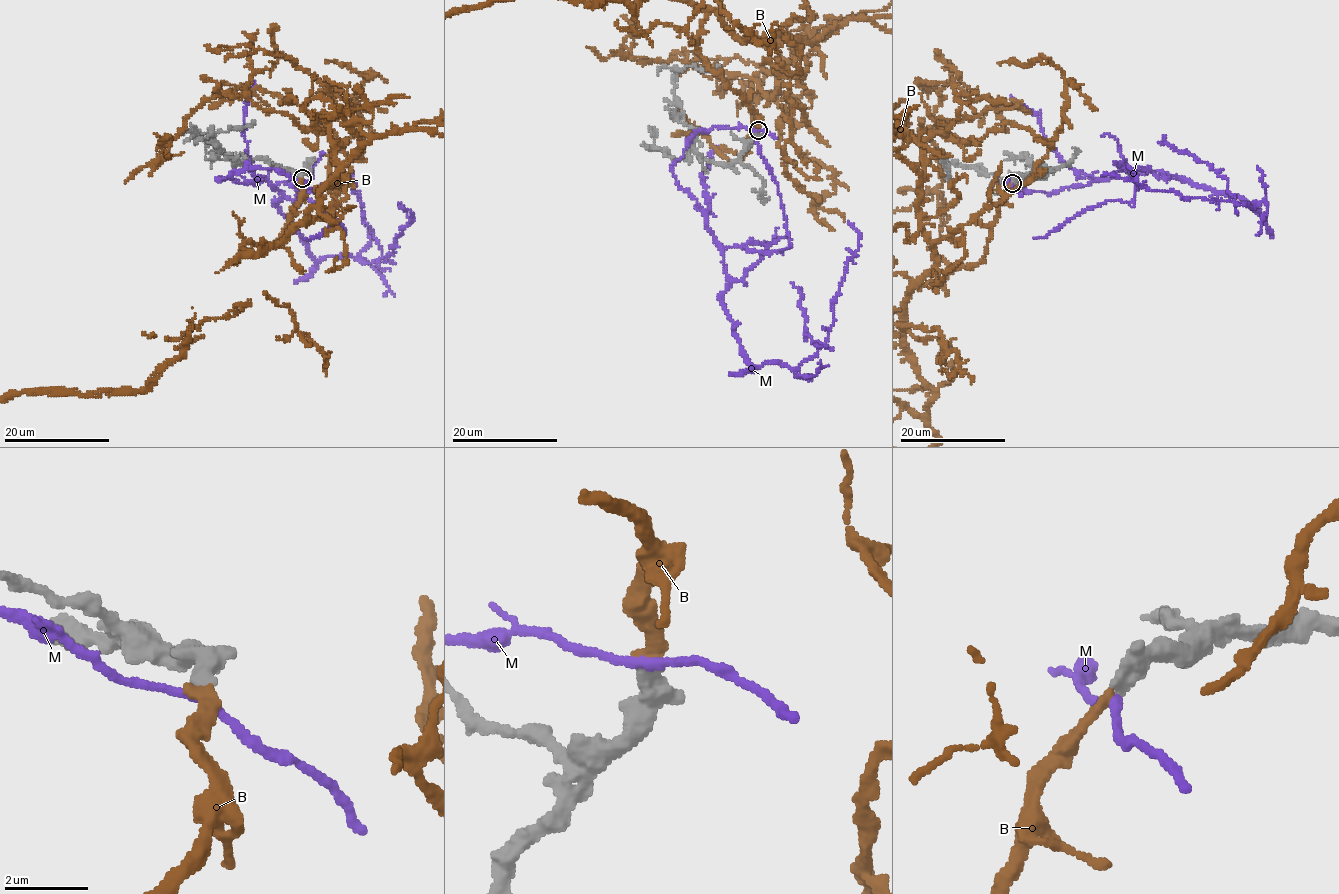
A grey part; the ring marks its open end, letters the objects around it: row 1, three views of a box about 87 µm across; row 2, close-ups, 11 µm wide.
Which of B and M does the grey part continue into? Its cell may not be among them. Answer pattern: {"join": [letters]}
{"join": ["B"]}

